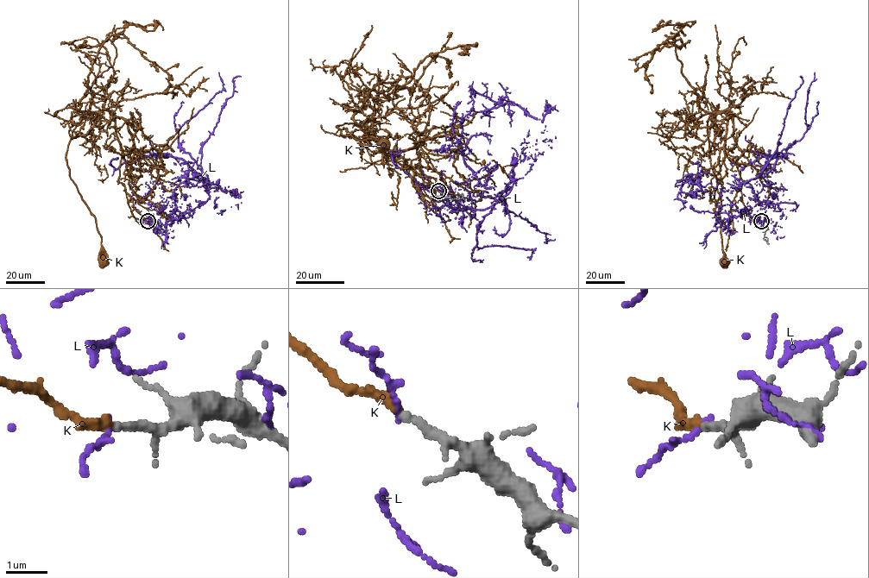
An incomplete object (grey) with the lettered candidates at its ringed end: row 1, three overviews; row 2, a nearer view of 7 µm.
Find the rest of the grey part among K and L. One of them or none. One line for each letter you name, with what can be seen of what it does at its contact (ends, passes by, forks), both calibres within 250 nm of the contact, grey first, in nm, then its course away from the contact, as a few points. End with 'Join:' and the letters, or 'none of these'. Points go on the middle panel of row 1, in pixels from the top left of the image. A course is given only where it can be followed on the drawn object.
K: it ends; calibres 240 and 240 nm; course (438, 191), (355, 123), (336, 127), (355, 140), (385, 143)
Join: K

